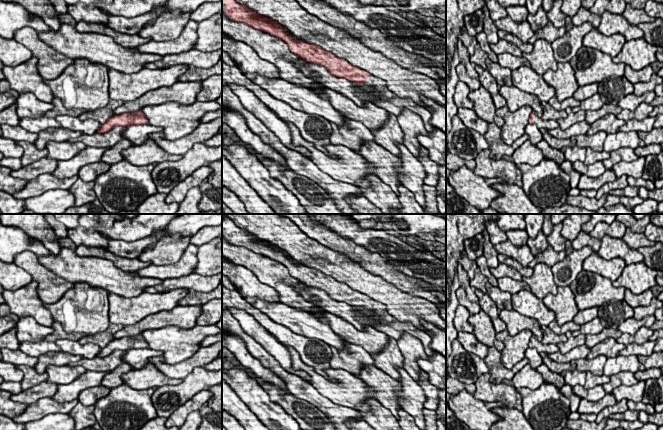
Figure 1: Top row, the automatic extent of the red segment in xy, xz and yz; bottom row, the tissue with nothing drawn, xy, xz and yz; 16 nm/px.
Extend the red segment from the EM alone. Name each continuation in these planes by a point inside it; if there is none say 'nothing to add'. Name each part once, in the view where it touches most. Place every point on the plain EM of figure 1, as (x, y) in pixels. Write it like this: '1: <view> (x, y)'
1: yz (547, 348)

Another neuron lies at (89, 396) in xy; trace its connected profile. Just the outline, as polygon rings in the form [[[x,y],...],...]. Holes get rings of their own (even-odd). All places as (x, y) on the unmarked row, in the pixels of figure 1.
[[[96,386],[87,388],[80,392],[78,400],[84,405],[84,406],[91,406],[95,405],[95,403],[107,396],[110,393],[110,389],[105,386]]]

